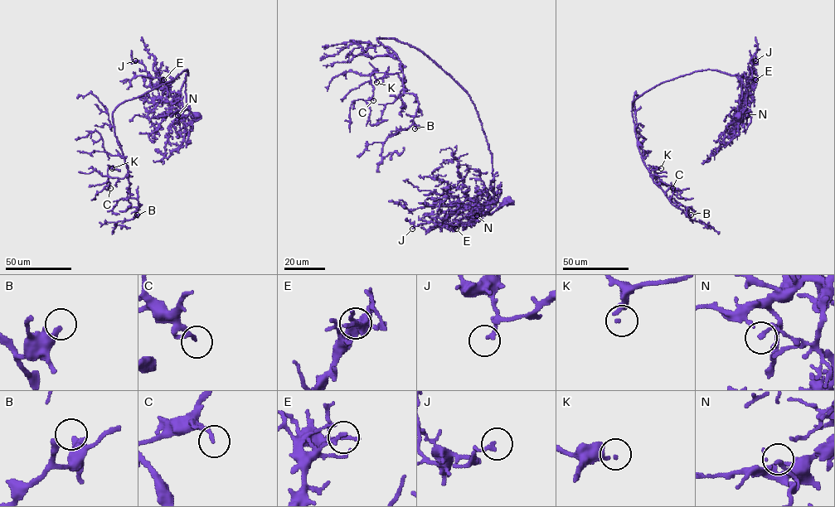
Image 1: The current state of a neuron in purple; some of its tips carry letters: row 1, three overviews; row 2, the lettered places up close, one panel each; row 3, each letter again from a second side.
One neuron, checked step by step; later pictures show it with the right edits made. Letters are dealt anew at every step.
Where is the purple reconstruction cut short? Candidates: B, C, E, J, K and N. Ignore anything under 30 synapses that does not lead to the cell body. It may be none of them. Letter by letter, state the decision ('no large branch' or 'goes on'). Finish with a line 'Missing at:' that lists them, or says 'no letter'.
B: no large branch
C: no large branch
E: no large branch
J: no large branch
K: no large branch
N: no large branch
Missing at: no letter

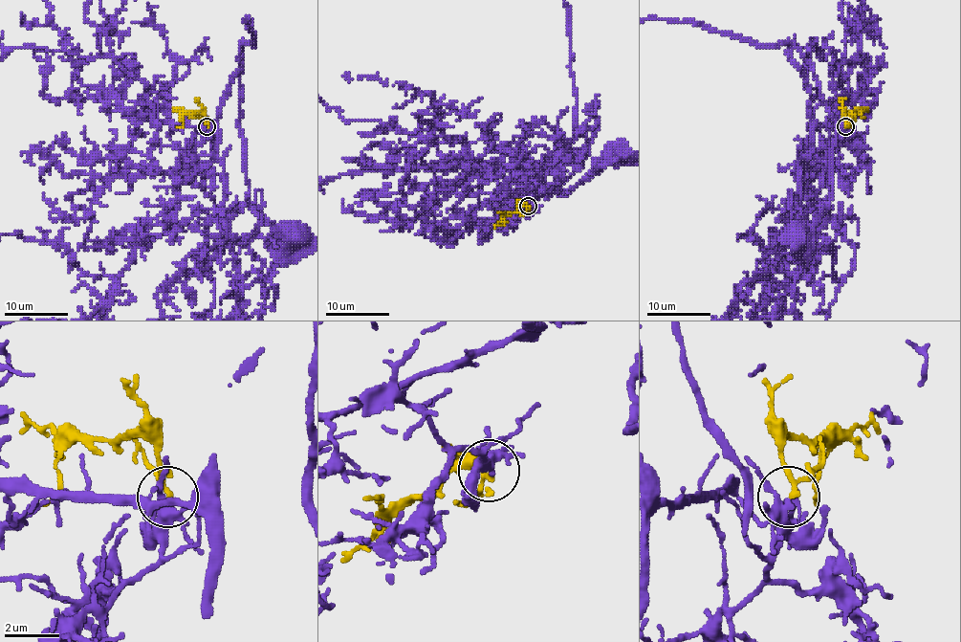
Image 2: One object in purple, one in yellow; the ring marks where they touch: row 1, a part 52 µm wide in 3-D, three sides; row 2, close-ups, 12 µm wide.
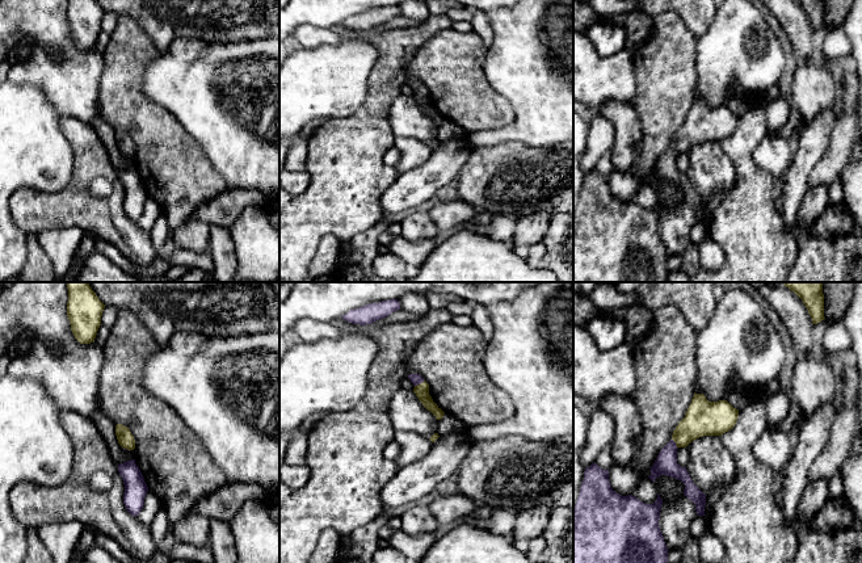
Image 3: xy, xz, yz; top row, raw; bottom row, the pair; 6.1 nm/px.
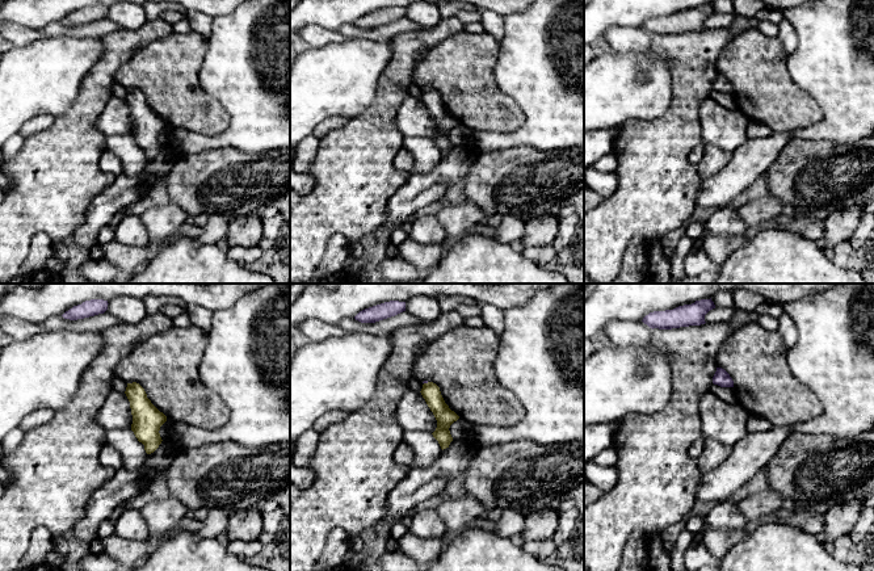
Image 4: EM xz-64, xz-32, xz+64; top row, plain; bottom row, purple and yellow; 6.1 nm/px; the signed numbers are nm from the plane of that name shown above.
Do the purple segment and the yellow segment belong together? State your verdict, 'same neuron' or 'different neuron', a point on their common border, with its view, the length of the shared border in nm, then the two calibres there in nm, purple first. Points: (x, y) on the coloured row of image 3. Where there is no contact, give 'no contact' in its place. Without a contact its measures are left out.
same neuron; meets purple in xz at (419, 383); contact 70 nm long; 70 nm thick on the purple side, 90 nm on the other

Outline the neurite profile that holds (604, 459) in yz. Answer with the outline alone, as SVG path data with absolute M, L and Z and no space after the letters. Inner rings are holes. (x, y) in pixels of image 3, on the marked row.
M606 445L598 454L596 463L602 469L602 470L609 470L610 466L614 463L613 457L611 457L611 445Z

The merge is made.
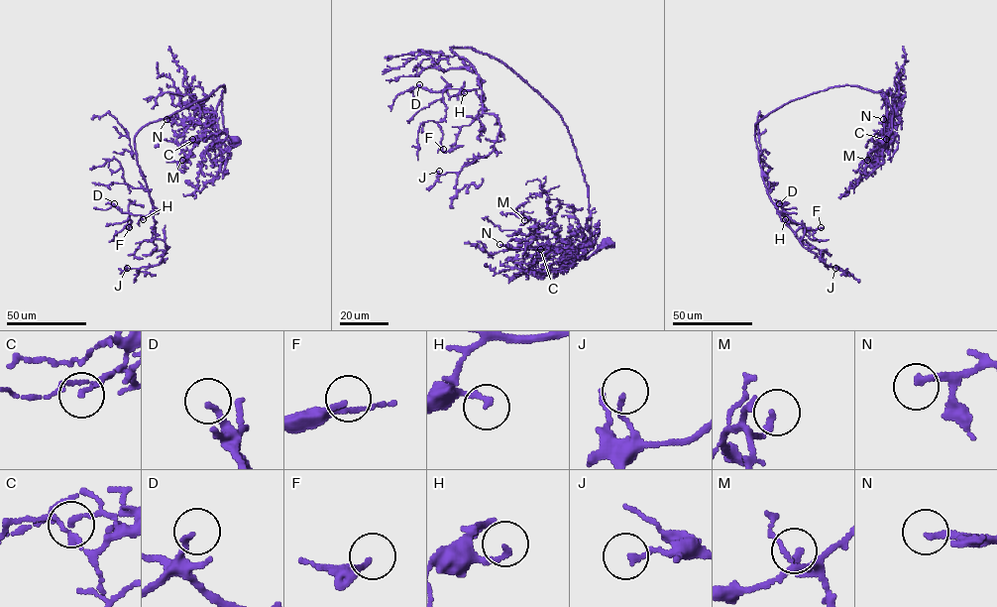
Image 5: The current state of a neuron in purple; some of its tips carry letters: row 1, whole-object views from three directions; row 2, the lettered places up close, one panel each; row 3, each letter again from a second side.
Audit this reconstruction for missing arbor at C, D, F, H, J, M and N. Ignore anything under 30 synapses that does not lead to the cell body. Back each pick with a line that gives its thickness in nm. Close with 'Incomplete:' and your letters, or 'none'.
N: calibre 190 nm
Incomplete: N

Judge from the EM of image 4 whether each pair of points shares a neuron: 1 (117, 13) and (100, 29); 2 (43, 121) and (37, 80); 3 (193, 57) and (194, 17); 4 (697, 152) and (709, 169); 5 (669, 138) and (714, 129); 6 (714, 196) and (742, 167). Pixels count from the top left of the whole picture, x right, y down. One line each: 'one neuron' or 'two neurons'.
1: two neurons
2: two neurons
3: two neurons
4: two neurons
5: two neurons
6: one neuron

